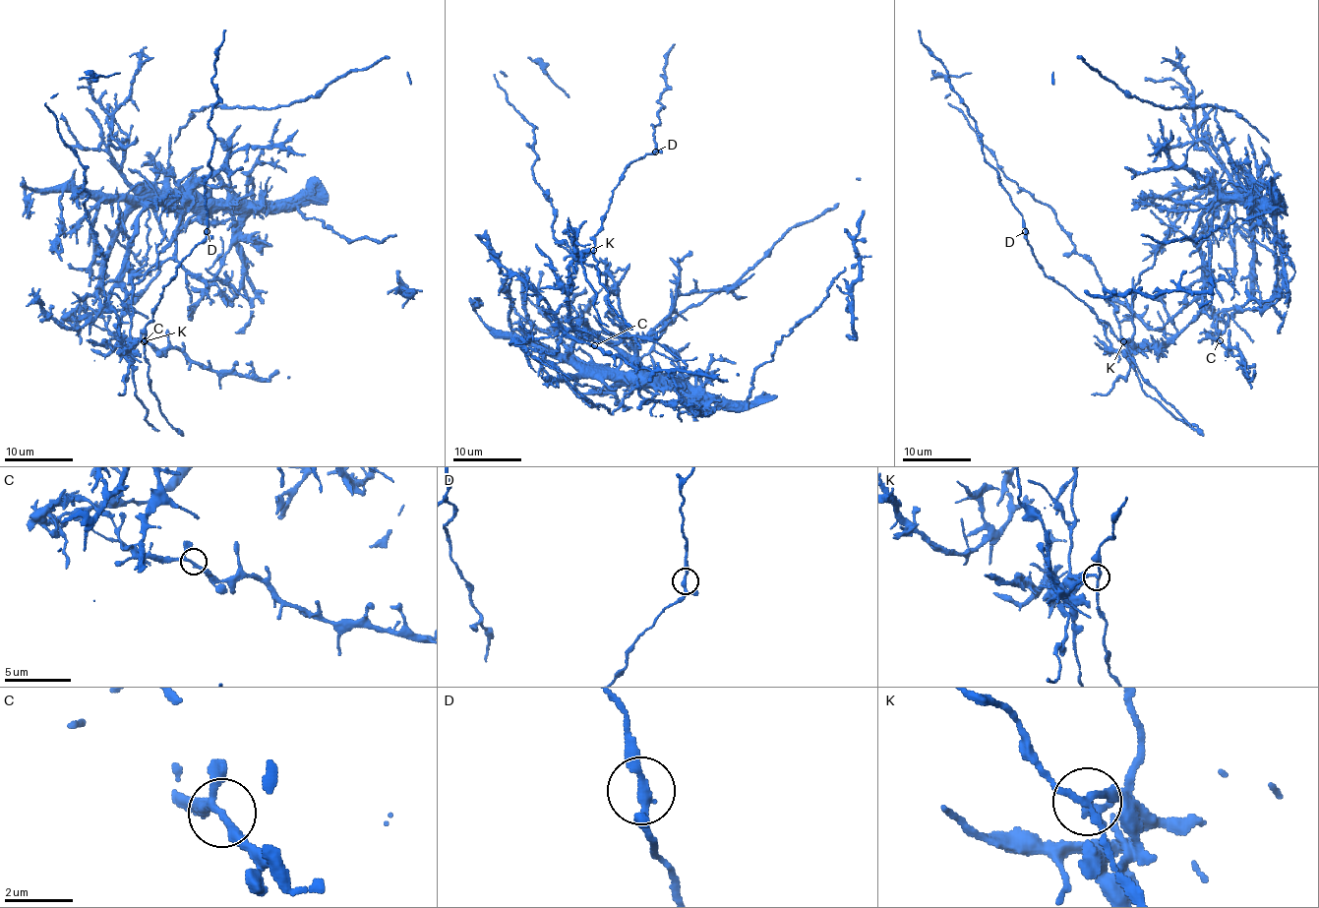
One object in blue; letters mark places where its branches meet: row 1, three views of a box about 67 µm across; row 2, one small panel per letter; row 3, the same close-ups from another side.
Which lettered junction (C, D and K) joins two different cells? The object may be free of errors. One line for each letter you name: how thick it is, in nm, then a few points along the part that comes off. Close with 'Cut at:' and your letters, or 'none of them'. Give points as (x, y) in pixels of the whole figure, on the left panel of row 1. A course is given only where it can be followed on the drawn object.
K: 170 nm thick
Cut at: K

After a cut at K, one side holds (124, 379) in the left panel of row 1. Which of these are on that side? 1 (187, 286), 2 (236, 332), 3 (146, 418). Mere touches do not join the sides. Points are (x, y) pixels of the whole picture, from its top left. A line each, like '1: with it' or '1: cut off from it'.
1: with it
2: with it
3: with it

